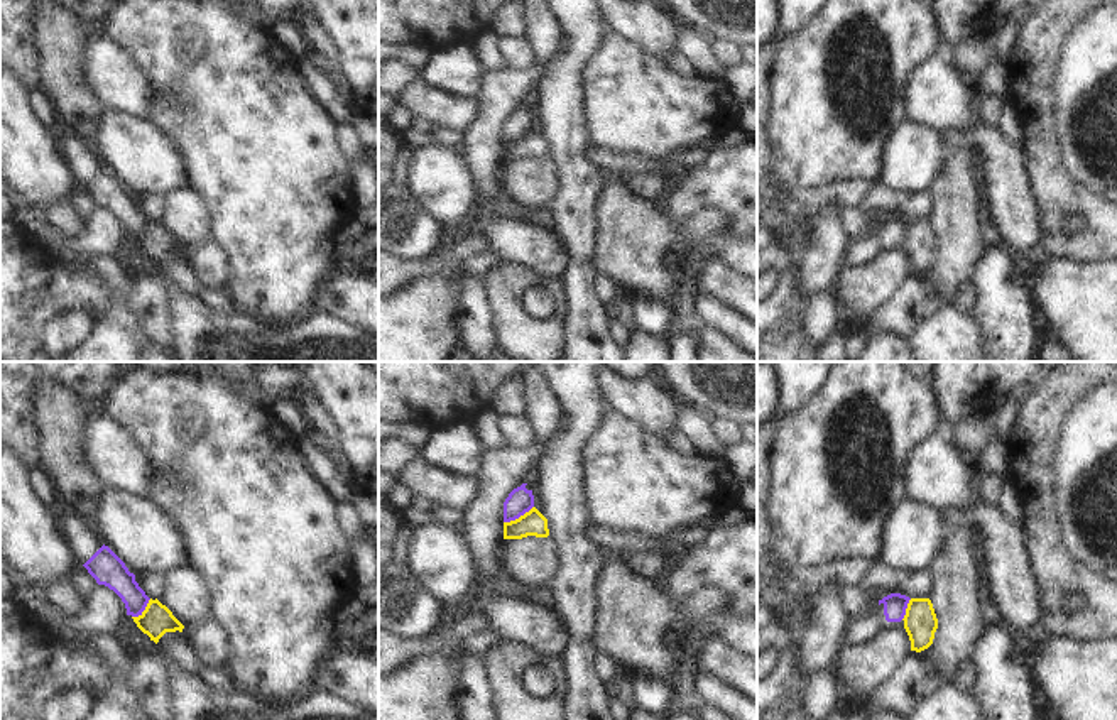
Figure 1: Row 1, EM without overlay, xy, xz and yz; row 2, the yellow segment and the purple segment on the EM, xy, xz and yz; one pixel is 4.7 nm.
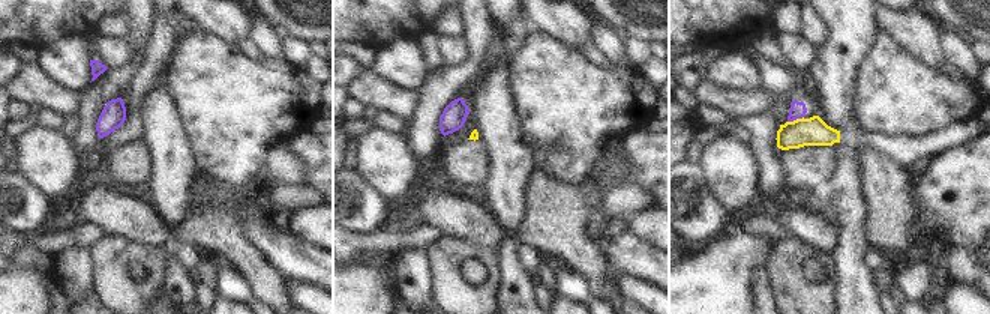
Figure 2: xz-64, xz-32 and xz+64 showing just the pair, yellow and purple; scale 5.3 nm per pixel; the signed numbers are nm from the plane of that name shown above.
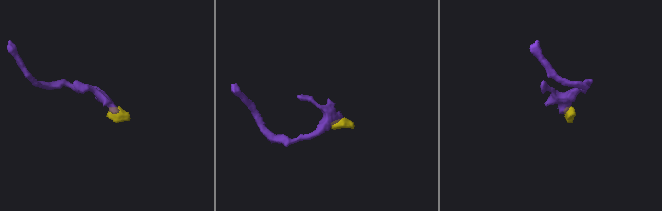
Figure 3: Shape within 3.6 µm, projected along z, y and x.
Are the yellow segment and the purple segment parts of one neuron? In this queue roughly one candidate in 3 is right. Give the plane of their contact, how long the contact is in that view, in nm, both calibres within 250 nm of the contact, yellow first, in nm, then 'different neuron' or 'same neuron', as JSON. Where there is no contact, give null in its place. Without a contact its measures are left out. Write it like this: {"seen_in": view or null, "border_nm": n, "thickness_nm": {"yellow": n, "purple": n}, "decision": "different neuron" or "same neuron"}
{"seen_in": "xz", "border_nm": 170, "thickness_nm": {"yellow": 120, "purple": 120}, "decision": "different neuron"}

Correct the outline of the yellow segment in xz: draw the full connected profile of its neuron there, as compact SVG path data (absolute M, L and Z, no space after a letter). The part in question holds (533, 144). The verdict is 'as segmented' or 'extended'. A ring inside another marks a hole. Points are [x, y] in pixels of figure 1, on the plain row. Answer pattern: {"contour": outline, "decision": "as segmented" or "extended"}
{"contour": "M536 128L515 142L504 144L504 161L522 161L527 157L549 157L548 140Z", "decision": "as segmented"}

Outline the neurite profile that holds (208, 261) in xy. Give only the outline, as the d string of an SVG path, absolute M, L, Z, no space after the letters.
M211 237L184 248L183 255L196 277L206 287L223 289L232 274L232 265L223 247Z

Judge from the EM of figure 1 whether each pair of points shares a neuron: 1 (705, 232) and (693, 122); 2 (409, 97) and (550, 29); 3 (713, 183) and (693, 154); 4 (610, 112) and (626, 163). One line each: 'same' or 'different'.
1: different
2: different
3: different
4: different

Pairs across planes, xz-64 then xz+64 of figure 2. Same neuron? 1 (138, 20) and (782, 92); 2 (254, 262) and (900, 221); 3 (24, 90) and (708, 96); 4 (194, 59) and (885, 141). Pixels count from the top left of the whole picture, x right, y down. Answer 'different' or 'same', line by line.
1: same
2: same
3: same
4: different

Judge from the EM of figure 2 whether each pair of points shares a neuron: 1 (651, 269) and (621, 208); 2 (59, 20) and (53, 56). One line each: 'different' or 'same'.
1: different
2: different

